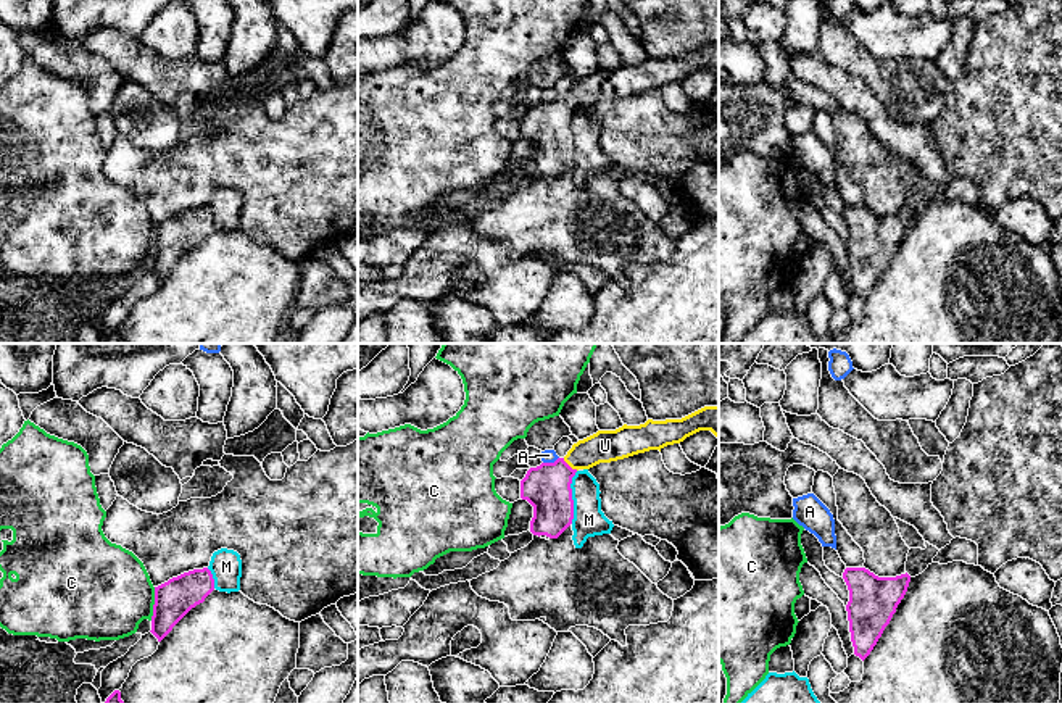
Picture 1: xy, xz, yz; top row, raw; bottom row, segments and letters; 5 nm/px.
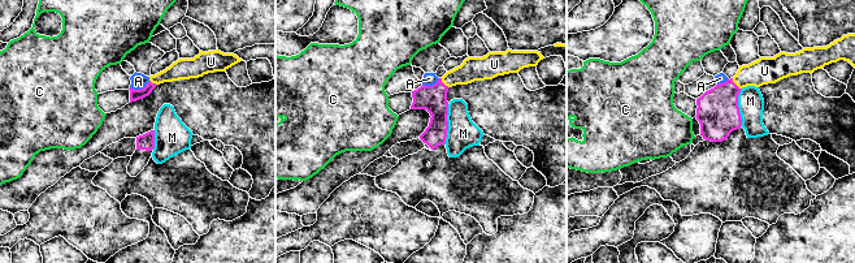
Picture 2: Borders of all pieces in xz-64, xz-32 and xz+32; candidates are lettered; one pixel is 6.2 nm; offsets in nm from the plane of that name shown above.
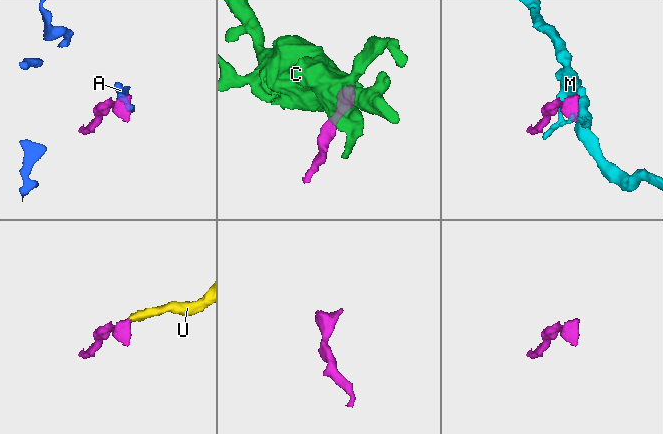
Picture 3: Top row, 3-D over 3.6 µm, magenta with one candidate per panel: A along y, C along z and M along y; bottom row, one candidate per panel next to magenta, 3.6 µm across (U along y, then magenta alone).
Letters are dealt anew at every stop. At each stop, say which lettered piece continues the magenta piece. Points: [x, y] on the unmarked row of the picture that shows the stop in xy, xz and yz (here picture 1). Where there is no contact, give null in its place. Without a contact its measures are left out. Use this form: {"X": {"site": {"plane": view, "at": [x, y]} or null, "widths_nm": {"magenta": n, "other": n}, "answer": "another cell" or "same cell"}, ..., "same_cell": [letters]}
{"A": {"site": {"plane": "xz", "at": [550, 102]}, "widths_nm": {"magenta": 240, "other": 60}, "answer": "another cell"}, "C": {"site": {"plane": "xy", "at": [155, 242]}, "widths_nm": {"magenta": 190, "other": 460}, "answer": "another cell"}, "M": {"site": {"plane": "xz", "at": [571, 136]}, "widths_nm": {"magenta": 240, "other": 160}, "answer": "another cell"}, "U": {"site": {"plane": "xz", "at": [569, 105]}, "widths_nm": {"magenta": 240, "other": 160}, "answer": "same cell"}, "same_cell": ["U"]}

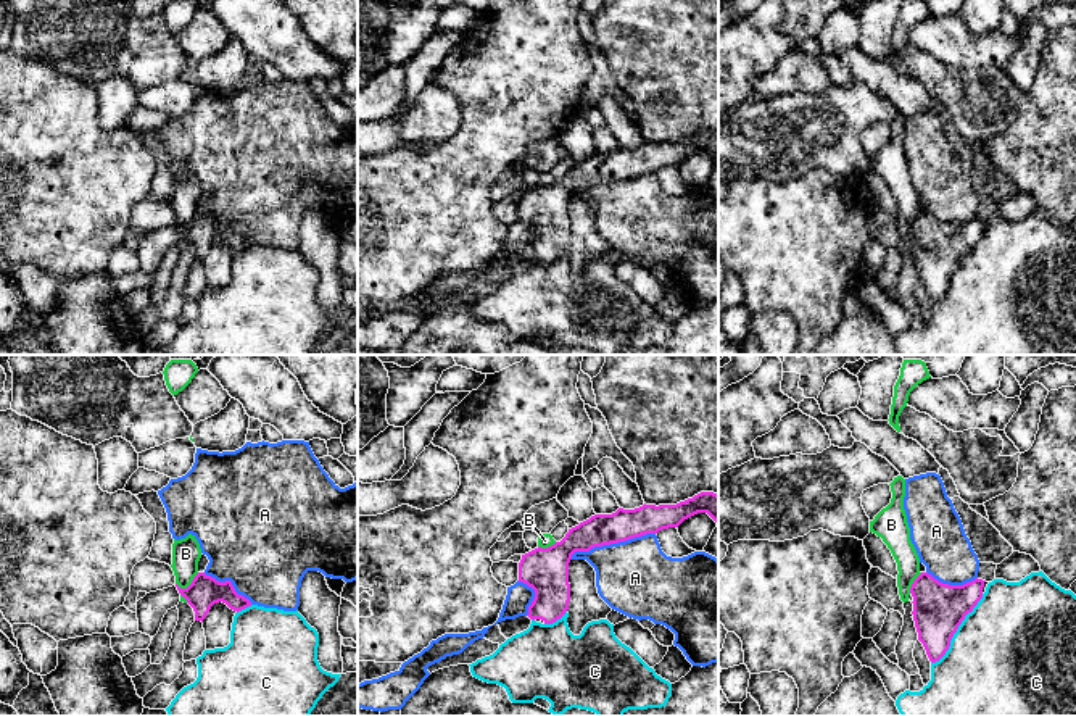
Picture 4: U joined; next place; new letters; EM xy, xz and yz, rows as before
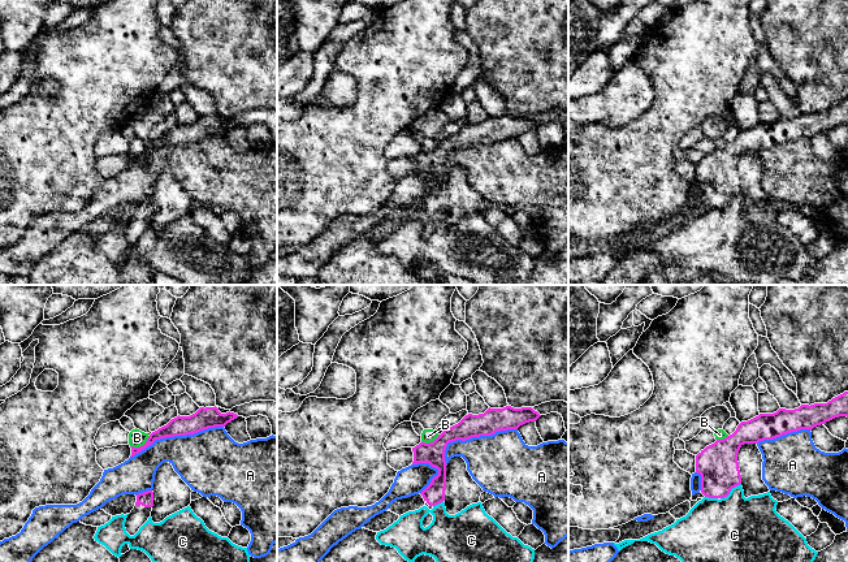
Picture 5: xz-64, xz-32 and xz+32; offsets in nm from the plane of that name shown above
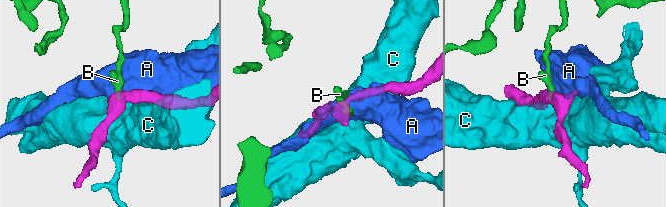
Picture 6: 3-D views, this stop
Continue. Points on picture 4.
{"A": {"site": {"plane": "xz", "at": [611, 181]}, "widths_nm": {"magenta": 160, "other": 380}, "answer": "another cell"}, "B": {"site": {"plane": "xy", "at": [189, 224]}, "widths_nm": {"magenta": 160, "other": 140}, "answer": "another cell"}, "C": {"site": {"plane": "yz", "at": [955, 270]}, "widths_nm": {"magenta": 260, "other": 500}, "answer": "another cell"}, "same_cell": []}

